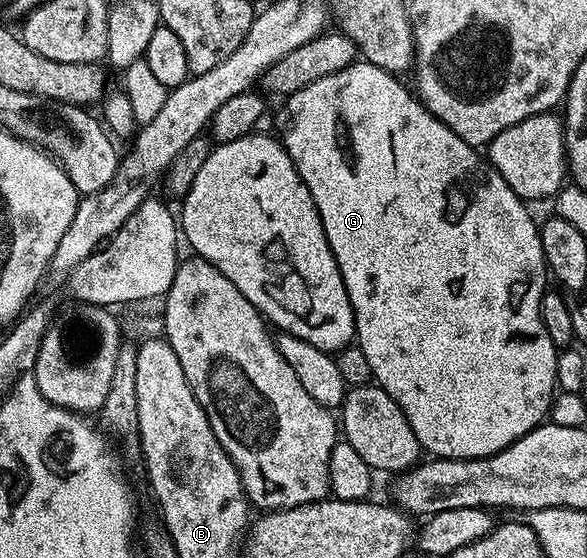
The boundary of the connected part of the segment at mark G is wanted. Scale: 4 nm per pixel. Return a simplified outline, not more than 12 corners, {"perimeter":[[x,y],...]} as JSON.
{"perimeter":[[397,74],[283,102],[423,452],[549,416],[539,224]]}

